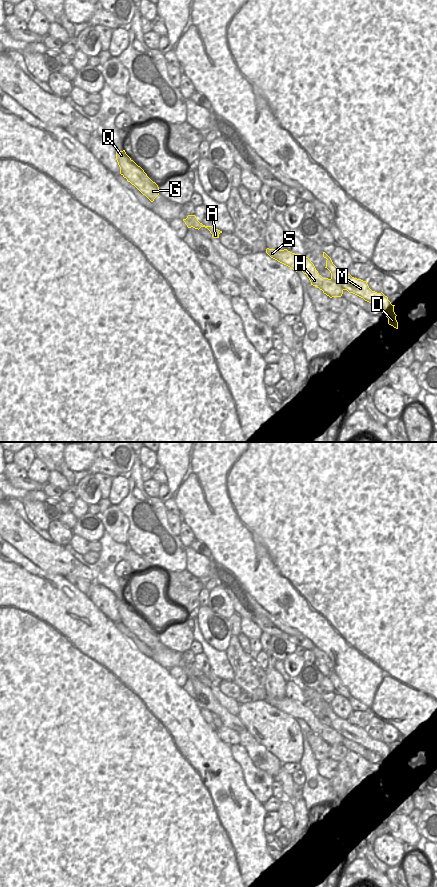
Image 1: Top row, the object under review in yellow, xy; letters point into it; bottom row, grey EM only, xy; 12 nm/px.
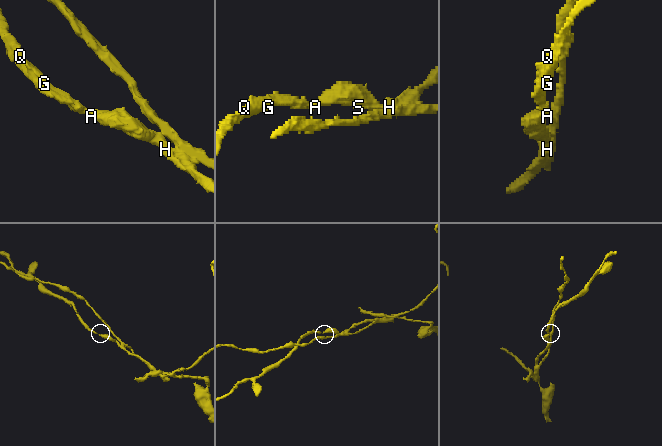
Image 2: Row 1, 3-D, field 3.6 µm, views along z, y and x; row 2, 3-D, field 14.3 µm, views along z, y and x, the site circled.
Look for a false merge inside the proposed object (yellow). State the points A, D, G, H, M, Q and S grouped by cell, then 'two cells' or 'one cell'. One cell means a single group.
groups A G H Q S / D M; two cells

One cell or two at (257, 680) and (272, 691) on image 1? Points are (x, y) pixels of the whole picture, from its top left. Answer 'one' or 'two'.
two

